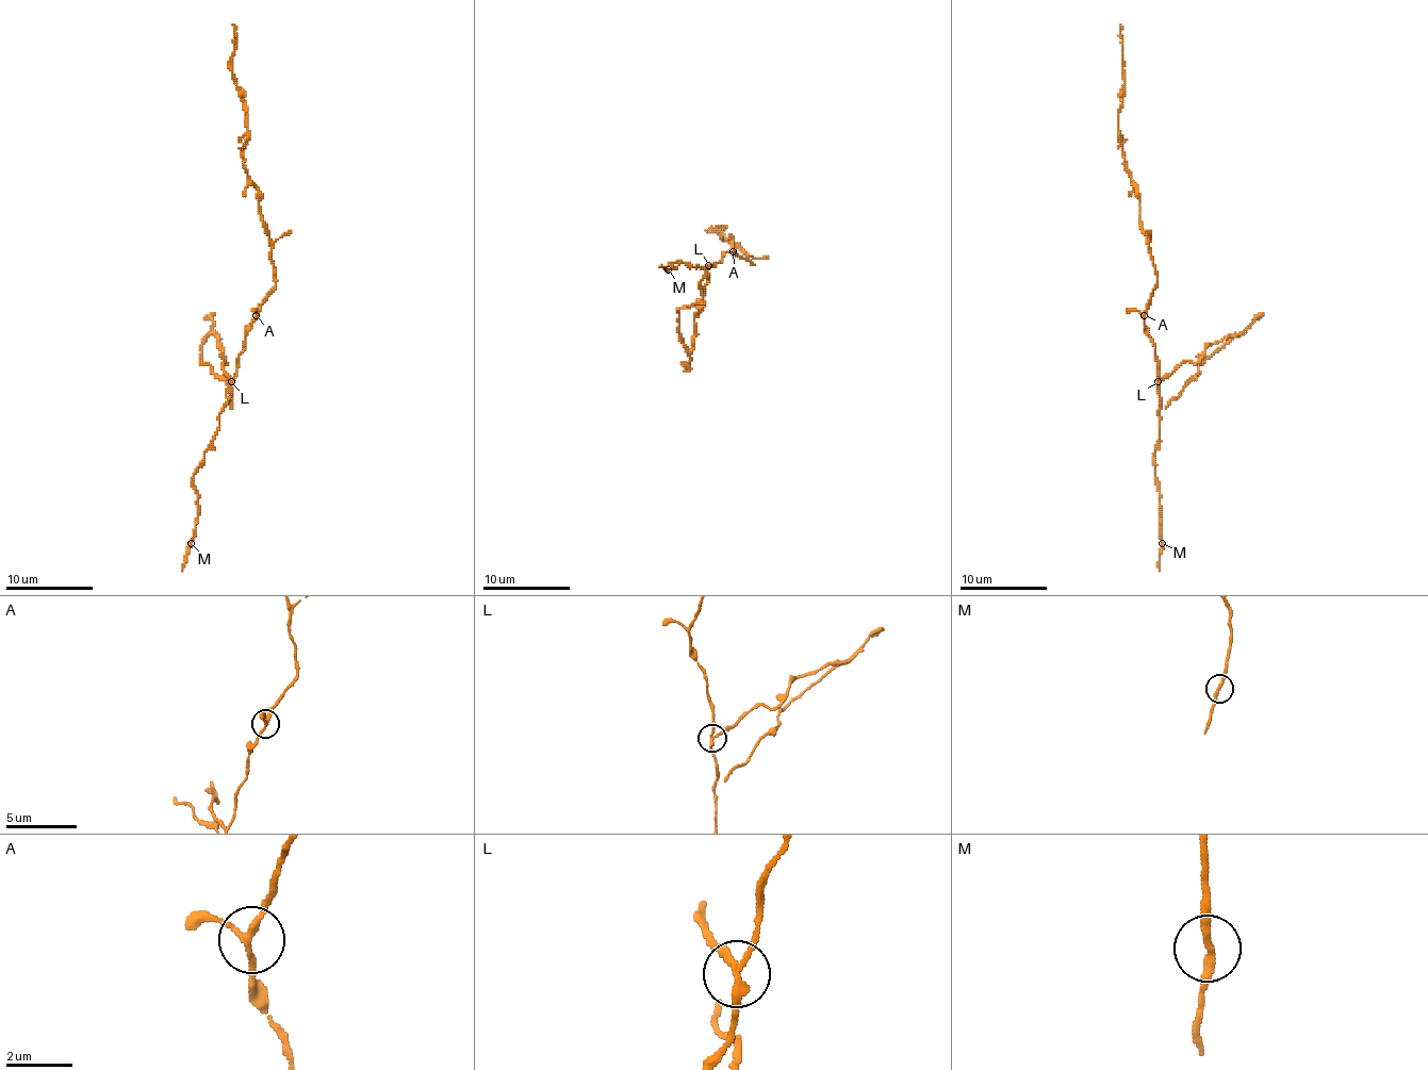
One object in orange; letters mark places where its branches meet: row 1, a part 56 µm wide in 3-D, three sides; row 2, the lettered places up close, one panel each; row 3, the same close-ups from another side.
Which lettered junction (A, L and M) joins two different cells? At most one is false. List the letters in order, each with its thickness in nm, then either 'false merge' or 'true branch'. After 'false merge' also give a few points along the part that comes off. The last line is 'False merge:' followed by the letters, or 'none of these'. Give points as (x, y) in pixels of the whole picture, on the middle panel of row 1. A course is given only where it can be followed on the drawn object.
A: calibre 180 nm; true branch
L: calibre 190 nm; false merge; course (709, 264), (701, 282), (703, 303), (694, 316), (690, 349), (678, 332), (678, 310), (705, 295), (709, 274)
M: calibre 240 nm; true branch
False merge: L

